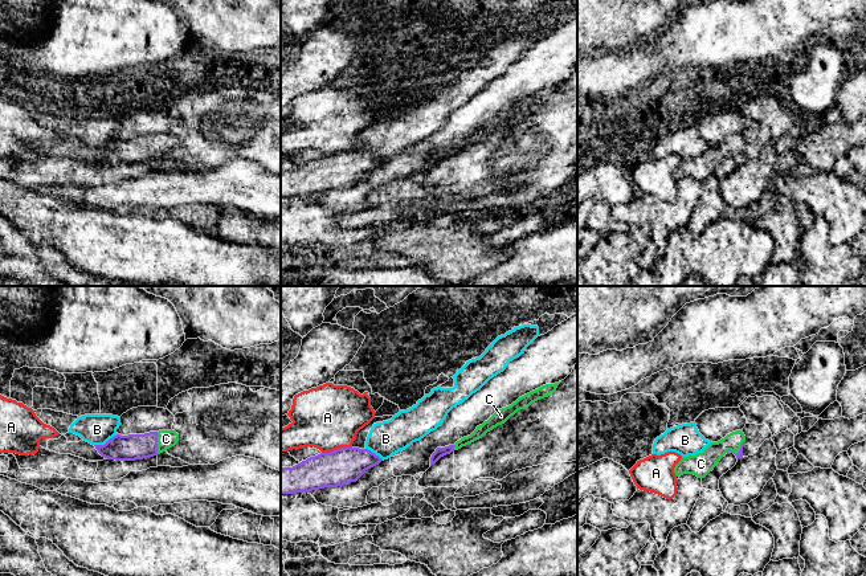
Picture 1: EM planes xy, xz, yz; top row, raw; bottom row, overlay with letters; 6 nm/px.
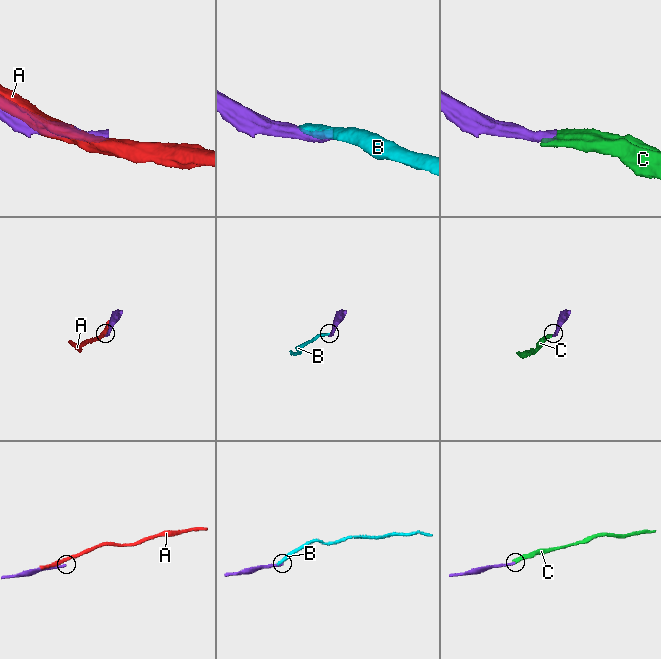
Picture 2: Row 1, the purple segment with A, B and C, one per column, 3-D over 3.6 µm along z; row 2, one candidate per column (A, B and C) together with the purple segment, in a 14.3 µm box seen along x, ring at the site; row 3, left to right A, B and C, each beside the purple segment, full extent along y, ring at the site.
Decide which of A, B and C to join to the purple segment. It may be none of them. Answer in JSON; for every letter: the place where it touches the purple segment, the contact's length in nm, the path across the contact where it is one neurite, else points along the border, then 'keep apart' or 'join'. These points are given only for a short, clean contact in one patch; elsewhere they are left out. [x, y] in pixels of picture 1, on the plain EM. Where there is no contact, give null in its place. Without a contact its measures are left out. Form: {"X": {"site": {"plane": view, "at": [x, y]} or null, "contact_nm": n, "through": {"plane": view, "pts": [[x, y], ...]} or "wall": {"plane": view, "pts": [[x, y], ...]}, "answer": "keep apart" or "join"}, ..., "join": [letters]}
{"A": {"site": {"plane": "xz", "at": [336, 152]}, "contact_nm": 190, "answer": "keep apart"}, "B": {"site": {"plane": "xy", "at": [106, 146]}, "contact_nm": 160, "answer": "keep apart"}, "C": {"site": {"plane": "xy", "at": [156, 146]}, "contact_nm": 140, "through": {"plane": "xy", "pts": [[134, 150], [156, 146], [166, 142]]}, "answer": "join"}, "join": ["C"]}

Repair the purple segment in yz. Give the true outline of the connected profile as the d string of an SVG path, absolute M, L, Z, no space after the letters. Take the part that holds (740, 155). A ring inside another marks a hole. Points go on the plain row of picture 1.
M742 134L732 135L720 144L711 146L702 156L682 160L675 168L674 176L677 180L694 177L698 181L704 181L726 156L731 155L736 162L743 162L744 144L746 139Z

